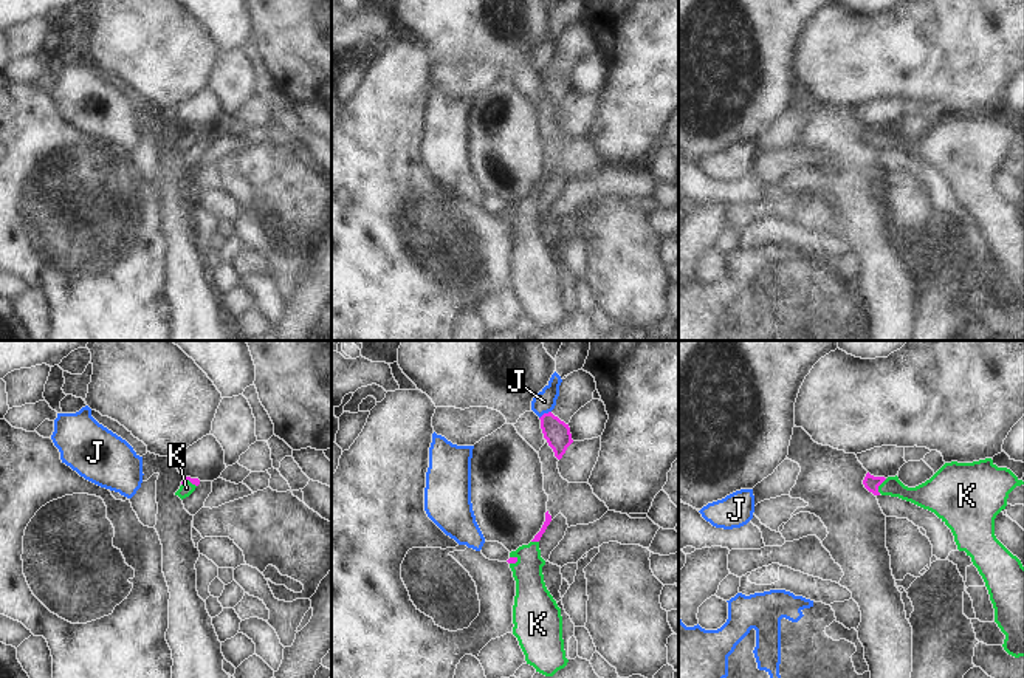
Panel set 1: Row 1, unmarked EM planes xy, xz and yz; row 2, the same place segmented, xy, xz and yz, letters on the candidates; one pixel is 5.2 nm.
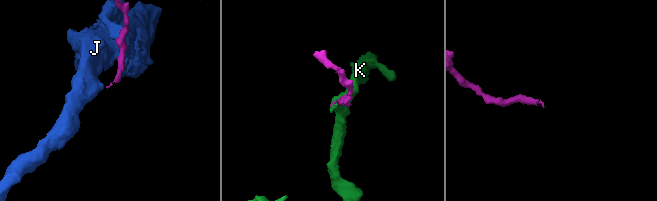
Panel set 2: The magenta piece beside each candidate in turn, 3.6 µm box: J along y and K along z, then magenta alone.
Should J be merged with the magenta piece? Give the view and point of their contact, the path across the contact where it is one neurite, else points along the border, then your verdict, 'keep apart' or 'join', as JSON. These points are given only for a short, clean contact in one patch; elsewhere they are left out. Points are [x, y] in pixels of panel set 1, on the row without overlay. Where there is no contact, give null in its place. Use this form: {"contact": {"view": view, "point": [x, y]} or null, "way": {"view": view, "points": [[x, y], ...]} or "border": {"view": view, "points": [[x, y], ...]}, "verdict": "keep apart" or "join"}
{"contact": {"view": "xz", "point": [544, 67]}, "border": {"view": "xz", "points": [[550, 64], [539, 71]]}, "verdict": "keep apart"}

